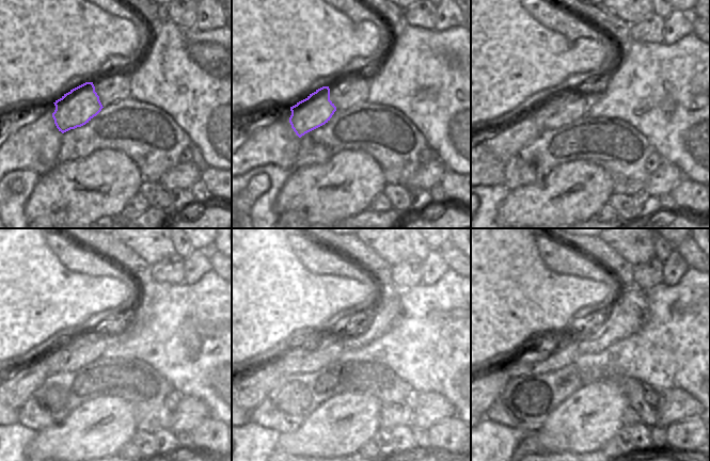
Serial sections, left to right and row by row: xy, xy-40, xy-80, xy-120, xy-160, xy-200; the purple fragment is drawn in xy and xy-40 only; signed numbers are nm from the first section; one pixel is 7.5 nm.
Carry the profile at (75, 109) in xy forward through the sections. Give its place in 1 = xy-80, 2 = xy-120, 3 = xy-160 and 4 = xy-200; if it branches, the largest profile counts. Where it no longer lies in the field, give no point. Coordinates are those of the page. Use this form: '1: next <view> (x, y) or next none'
1: next xy-80 (506, 144)
2: next xy-120 (17, 386)
3: next xy-160 (253, 387)
4: next xy-200 (492, 382)

